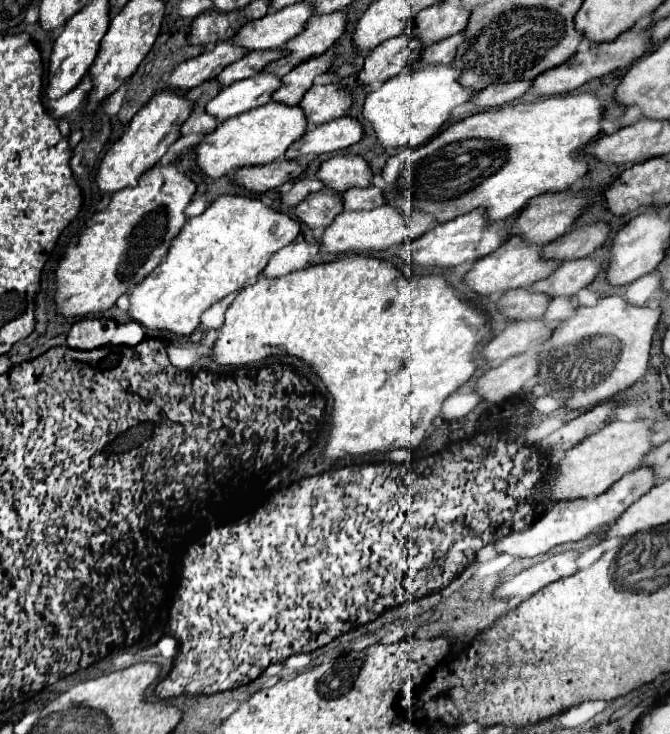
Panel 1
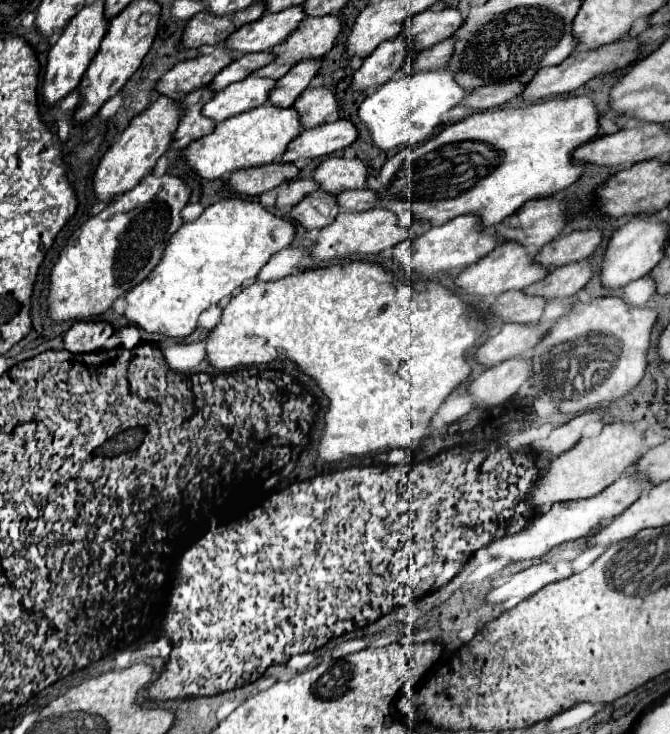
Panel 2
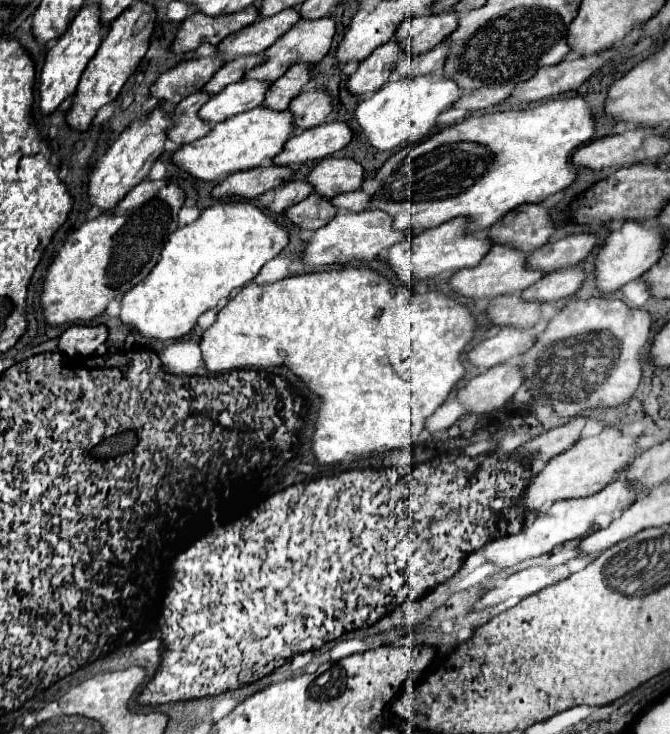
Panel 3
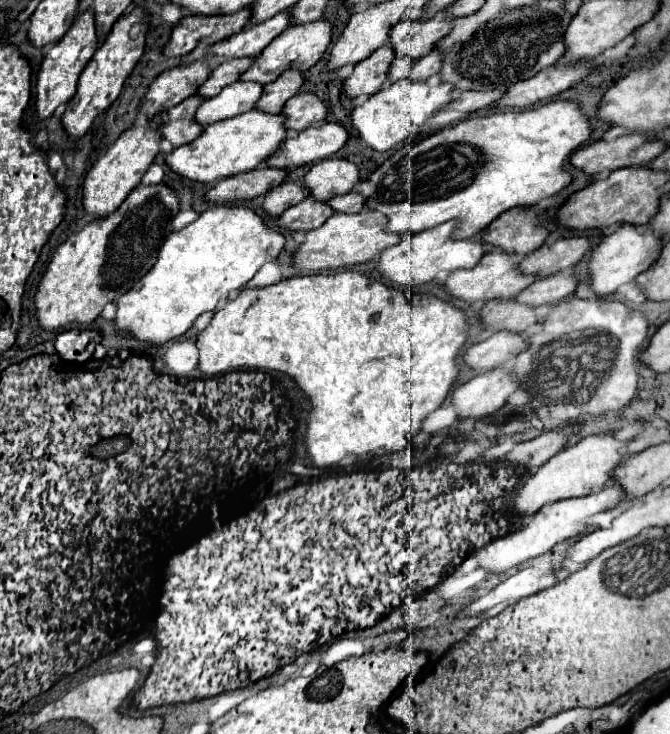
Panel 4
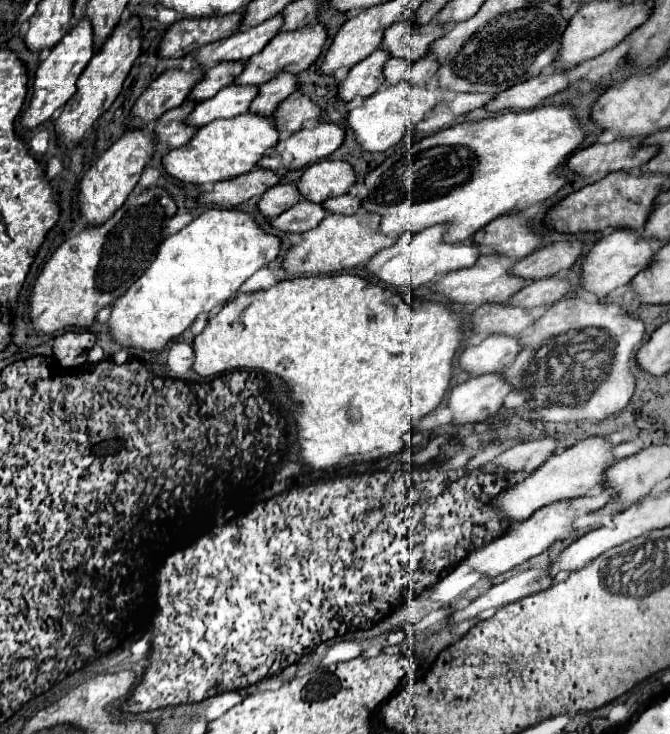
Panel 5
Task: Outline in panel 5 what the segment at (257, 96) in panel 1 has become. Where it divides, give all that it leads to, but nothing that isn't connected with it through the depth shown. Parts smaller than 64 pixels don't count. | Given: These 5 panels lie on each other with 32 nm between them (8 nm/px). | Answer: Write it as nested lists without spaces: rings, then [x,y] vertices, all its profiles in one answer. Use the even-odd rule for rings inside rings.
[[[226,86],[216,96],[194,106],[194,112],[184,120],[188,126],[204,126],[218,118],[234,118],[248,112],[250,102],[256,96],[256,86]]]

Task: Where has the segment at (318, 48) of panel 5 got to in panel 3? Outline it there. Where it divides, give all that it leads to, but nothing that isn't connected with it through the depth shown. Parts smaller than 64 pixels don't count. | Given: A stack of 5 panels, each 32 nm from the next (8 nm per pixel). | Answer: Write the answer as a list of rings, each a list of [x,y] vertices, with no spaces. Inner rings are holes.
[[[320,18],[320,20],[300,20],[296,26],[292,26],[284,36],[280,36],[280,40],[276,40],[276,44],[272,44],[272,48],[268,48],[268,52],[264,52],[264,62],[252,70],[248,70],[244,74],[244,78],[254,78],[254,80],[270,80],[274,82],[276,78],[280,78],[290,66],[294,64],[316,64],[322,60],[324,54],[328,54],[330,46],[332,46],[332,38],[336,32],[336,24],[332,18]]]

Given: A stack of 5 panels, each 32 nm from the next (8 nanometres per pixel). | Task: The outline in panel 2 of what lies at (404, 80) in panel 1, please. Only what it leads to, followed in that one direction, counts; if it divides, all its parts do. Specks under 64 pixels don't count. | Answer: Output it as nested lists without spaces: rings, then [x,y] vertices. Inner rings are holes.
[[[446,68],[440,72],[418,72],[388,80],[384,86],[366,96],[358,108],[358,118],[368,128],[374,146],[380,150],[390,150],[402,144],[416,146],[434,134],[440,124],[440,116],[460,104],[464,96],[466,92],[454,82],[454,72]]]

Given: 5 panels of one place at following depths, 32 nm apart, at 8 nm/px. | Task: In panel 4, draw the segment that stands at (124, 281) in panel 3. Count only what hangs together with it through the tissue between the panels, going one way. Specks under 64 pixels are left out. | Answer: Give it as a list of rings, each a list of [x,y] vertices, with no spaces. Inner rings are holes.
[[[140,184],[112,216],[92,220],[76,236],[70,236],[54,252],[38,282],[34,294],[38,326],[42,330],[60,330],[68,328],[68,324],[92,324],[108,302],[118,300],[152,268],[176,214],[178,196],[170,188]]]

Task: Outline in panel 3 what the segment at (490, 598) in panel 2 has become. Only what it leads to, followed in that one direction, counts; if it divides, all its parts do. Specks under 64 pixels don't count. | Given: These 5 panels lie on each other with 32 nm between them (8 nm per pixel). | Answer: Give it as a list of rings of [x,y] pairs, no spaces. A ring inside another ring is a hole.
[[[560,564],[560,566],[554,566],[554,568],[540,568],[540,566],[534,566],[534,568],[526,568],[526,570],[520,570],[516,574],[512,574],[502,586],[496,586],[492,590],[488,590],[474,606],[472,610],[484,610],[484,608],[492,608],[508,598],[526,598],[526,596],[532,596],[536,592],[540,592],[542,588],[546,586],[552,586],[564,578],[570,576],[570,570]]]

